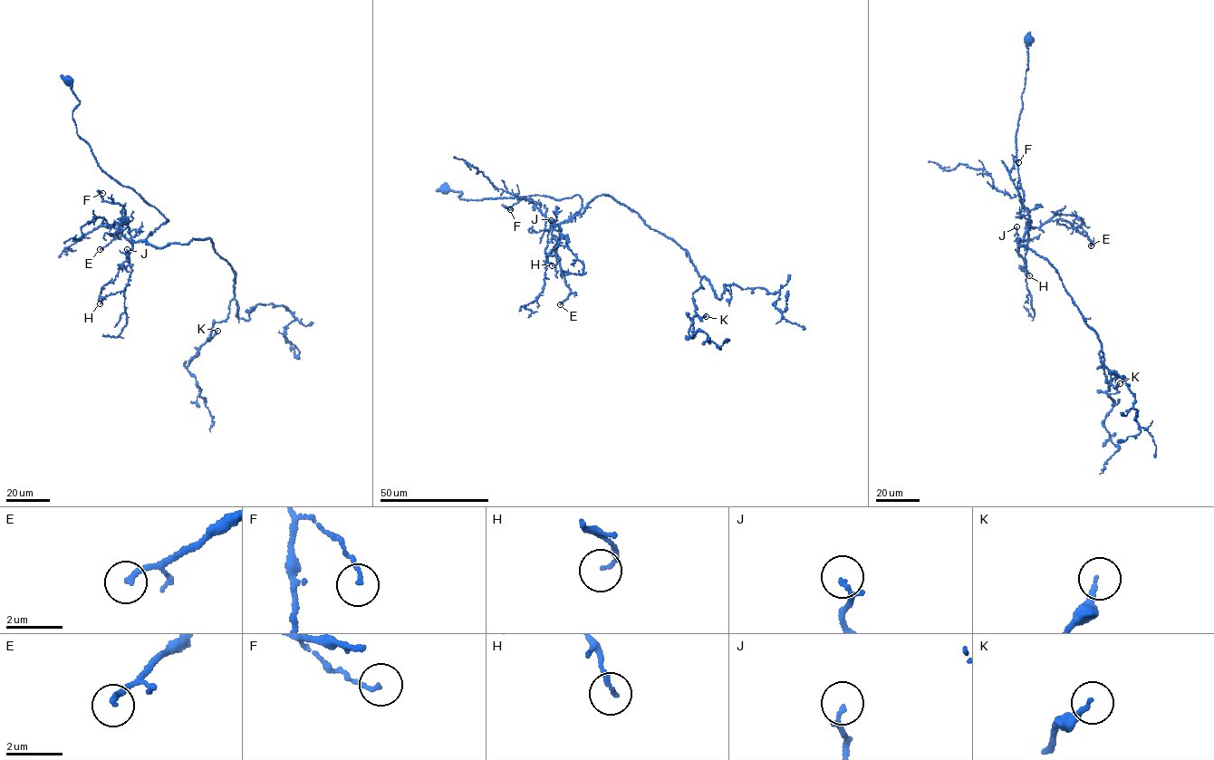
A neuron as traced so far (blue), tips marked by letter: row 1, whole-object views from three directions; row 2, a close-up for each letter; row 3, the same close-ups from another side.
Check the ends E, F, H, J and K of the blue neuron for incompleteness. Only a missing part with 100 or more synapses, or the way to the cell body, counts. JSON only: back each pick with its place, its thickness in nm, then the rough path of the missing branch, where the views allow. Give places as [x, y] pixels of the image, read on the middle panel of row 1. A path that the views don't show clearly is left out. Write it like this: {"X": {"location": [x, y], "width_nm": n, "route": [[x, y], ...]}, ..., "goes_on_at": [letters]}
{"goes_on_at": []}

